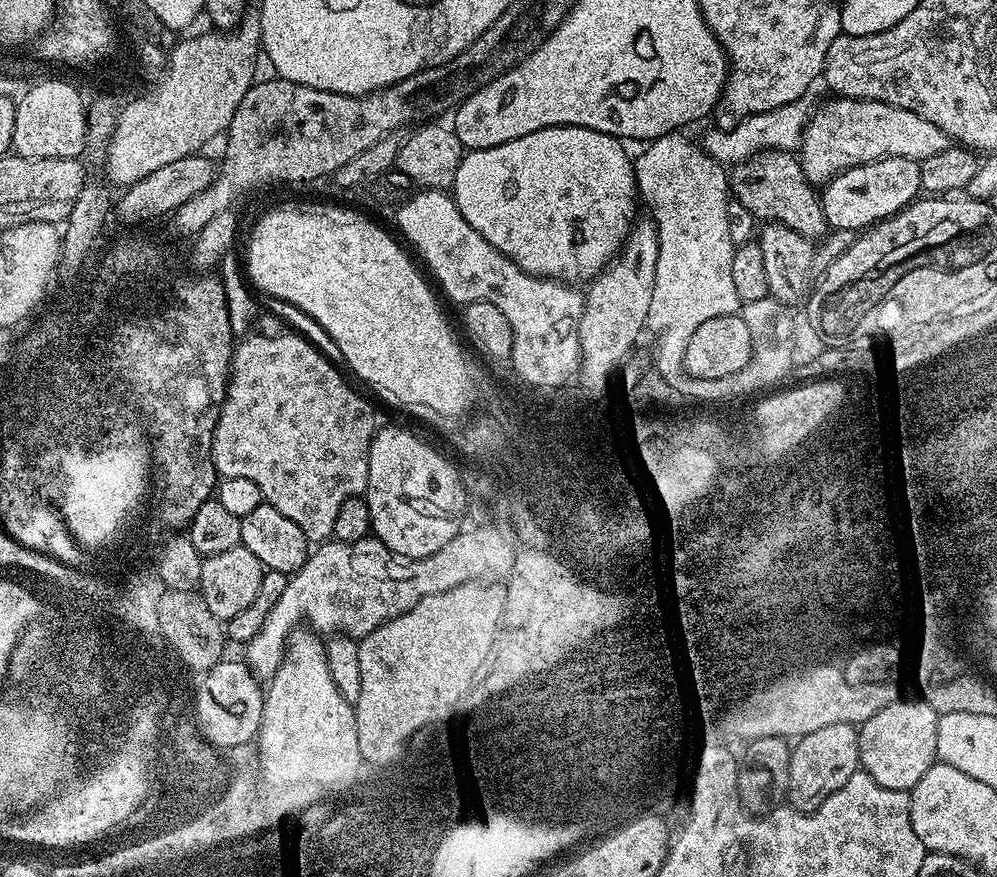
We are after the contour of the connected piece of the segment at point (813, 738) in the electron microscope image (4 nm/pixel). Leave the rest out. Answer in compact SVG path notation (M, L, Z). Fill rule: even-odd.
M851 724L822 726L822 730L814 730L799 737L791 749L787 799L792 799L789 800L791 807L799 808L802 812L810 812L823 800L830 798L830 794L842 787L859 768L859 731Z

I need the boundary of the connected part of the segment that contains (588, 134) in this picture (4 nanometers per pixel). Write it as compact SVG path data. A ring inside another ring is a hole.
M543 128L534 130L534 134L522 134L522 138L514 138L514 142L502 142L502 146L490 146L489 148L474 148L465 151L462 162L458 166L458 174L454 178L450 189L450 195L456 201L458 210L494 250L506 254L522 271L532 276L545 276L551 280L563 280L565 284L579 285L579 280L591 282L620 255L620 249L624 246L624 240L628 231L637 219L636 202L638 193L636 187L633 157L628 157L628 152L623 143L610 134L602 134L598 130L589 128Z

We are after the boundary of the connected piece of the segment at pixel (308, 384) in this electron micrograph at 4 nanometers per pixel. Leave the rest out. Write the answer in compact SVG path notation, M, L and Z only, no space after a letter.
M248 334L244 340L235 345L232 354L232 370L228 377L228 393L224 395L224 405L218 418L218 426L214 430L214 442L212 443L212 457L217 473L221 477L250 478L254 486L264 496L265 501L278 510L278 514L286 514L290 522L296 523L298 530L306 534L310 542L323 542L332 536L334 530L334 518L338 518L338 510L342 510L342 502L346 502L352 496L363 497L368 491L368 455L372 439L378 431L376 424L376 412L344 381L341 369L327 359L303 335L289 334L290 336L252 336Z

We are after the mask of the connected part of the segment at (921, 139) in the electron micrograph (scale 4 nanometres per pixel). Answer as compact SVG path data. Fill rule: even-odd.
M836 96L828 98L820 109L813 111L808 118L808 124L804 128L804 133L800 139L800 147L798 149L798 159L802 170L806 174L806 178L814 186L823 186L828 181L833 180L838 174L842 174L846 170L858 167L859 164L869 164L875 160L885 160L893 156L894 158L906 158L907 160L921 161L930 158L930 154L942 154L942 150L946 150L950 146L950 137L942 130L938 130L938 126L934 126L934 122L926 122L926 118L922 118L922 114L914 114L914 110L902 110L902 106L890 106L886 102L878 102L877 100L855 100L849 96Z

